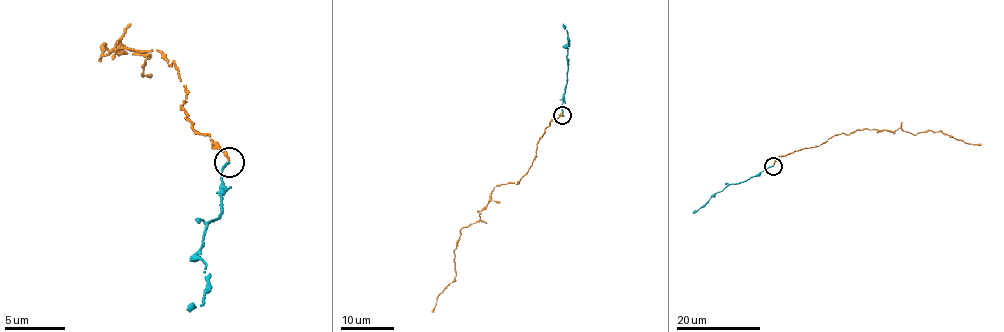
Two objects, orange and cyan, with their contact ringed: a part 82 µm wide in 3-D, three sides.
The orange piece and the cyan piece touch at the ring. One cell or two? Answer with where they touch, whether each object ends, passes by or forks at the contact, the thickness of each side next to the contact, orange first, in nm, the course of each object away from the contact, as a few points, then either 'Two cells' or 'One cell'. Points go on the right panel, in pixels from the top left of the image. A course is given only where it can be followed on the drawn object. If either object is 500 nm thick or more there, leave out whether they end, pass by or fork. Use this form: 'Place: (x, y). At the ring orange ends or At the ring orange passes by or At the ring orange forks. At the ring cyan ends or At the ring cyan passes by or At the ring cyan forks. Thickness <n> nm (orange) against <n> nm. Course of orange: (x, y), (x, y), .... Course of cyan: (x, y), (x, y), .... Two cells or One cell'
Place: (773, 166). At the ring orange ends. At the ring cyan ends. Thickness 240 nm (orange) against 180 nm. Course of orange: (774, 165), (778, 157), (857, 129), (894, 132), (899, 127), (916, 134), (941, 130), (967, 143), (981, 143). Course of cyan: (773, 166), (744, 181), (729, 184), (693, 212). One cell

